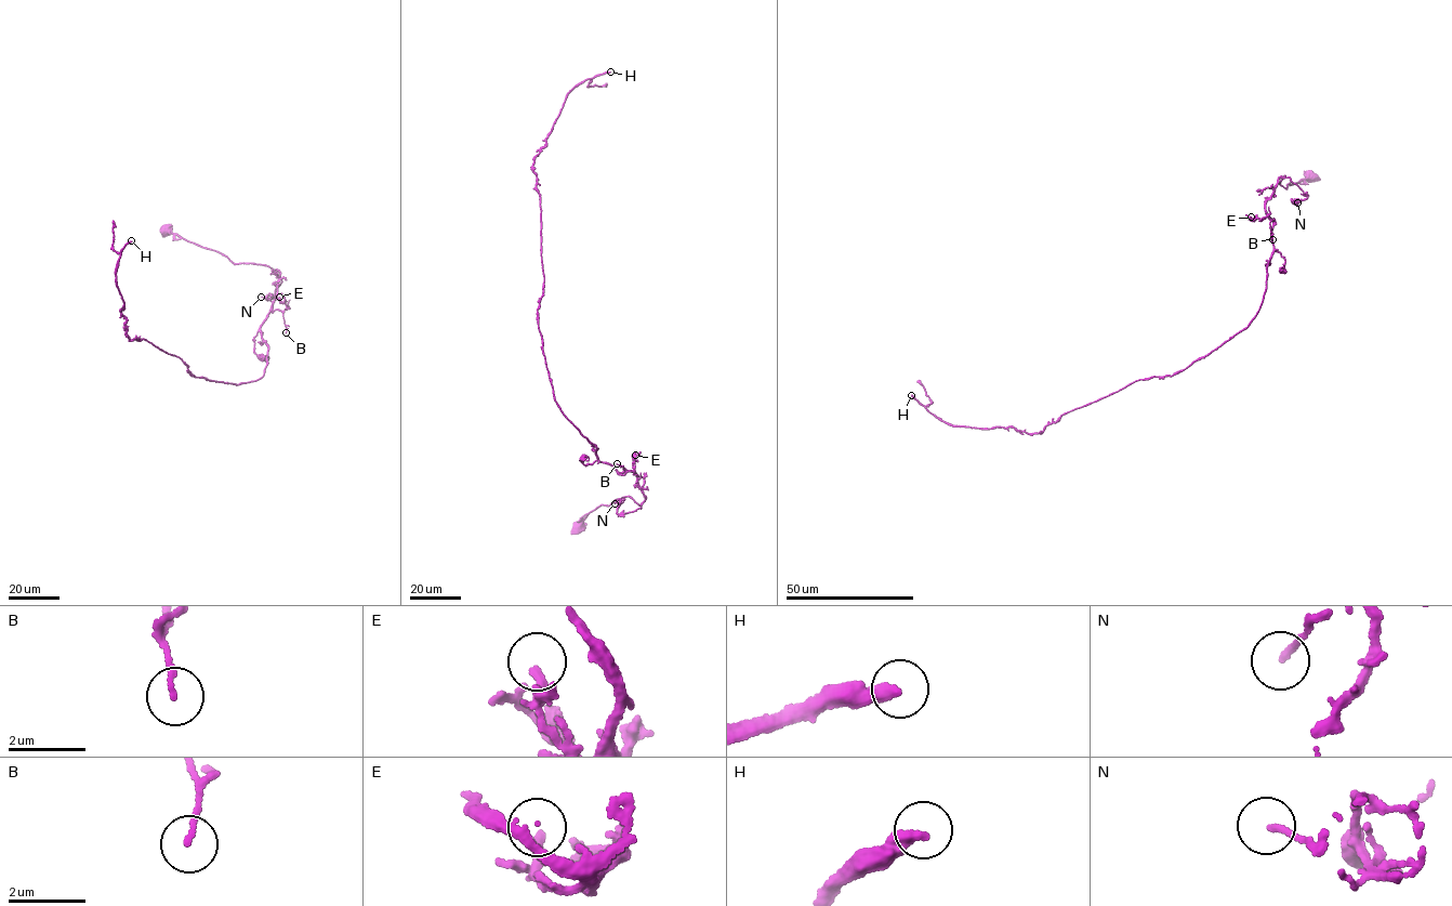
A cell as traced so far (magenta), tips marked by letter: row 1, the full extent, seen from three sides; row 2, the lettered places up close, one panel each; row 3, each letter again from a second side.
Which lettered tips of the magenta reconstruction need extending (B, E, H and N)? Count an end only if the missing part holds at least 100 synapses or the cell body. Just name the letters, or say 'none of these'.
H

